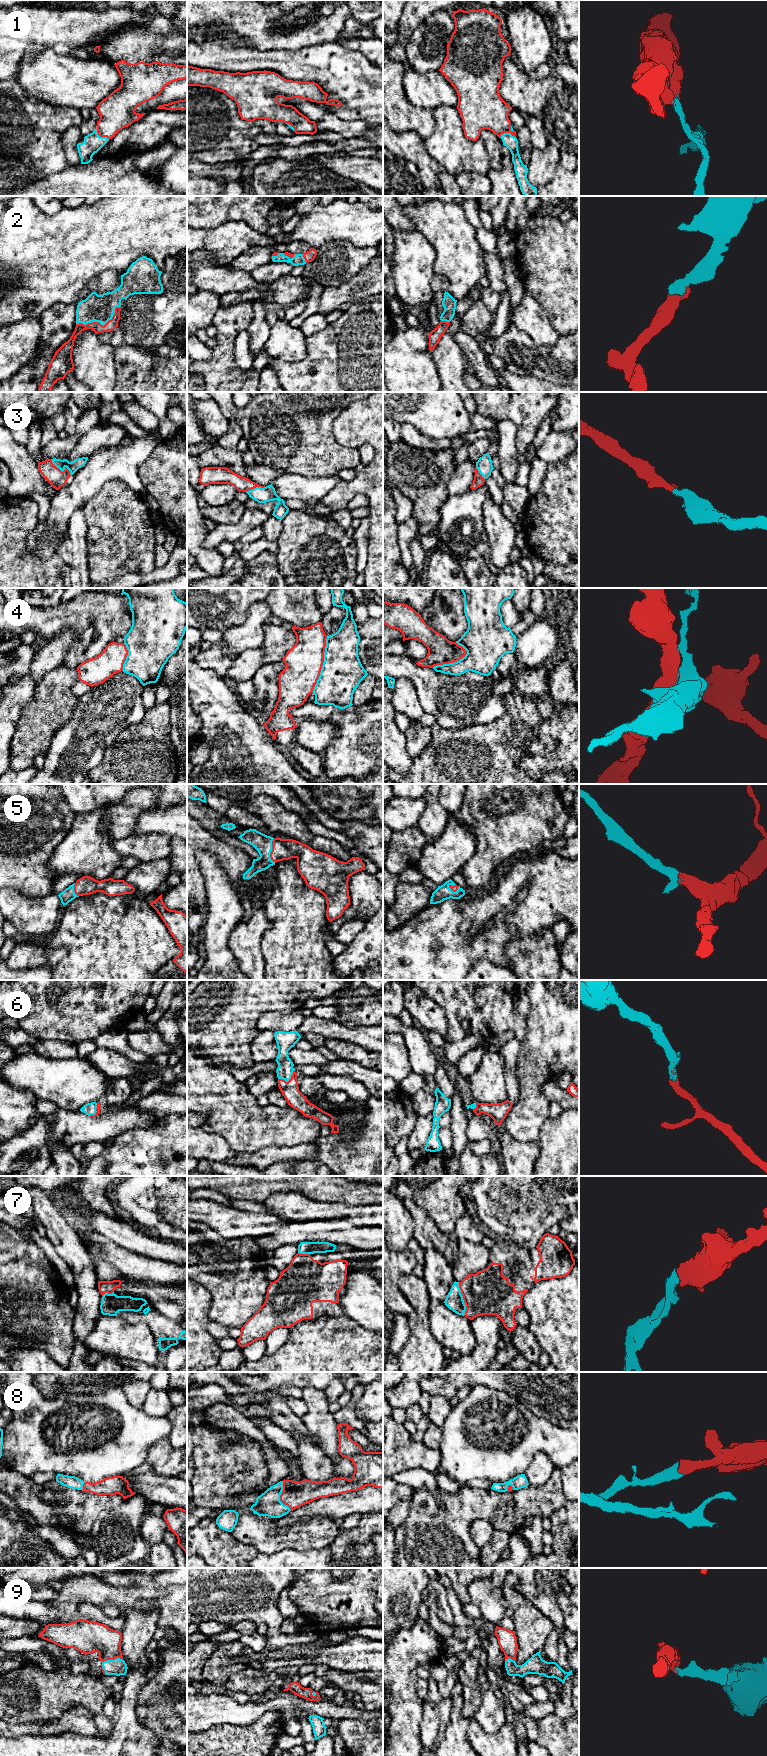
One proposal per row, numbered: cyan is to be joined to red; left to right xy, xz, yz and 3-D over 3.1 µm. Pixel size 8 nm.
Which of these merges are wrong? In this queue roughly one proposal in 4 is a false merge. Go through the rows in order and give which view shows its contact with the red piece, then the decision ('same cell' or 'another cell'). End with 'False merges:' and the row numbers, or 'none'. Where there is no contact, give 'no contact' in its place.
1: yz | same cell
2: xy | same cell
3: xy | same cell
4: xz | another cell
5: xz | same cell
6: xz | same cell
7: yz | same cell
8: xz | same cell
9: xy | same cell
False merges: 4

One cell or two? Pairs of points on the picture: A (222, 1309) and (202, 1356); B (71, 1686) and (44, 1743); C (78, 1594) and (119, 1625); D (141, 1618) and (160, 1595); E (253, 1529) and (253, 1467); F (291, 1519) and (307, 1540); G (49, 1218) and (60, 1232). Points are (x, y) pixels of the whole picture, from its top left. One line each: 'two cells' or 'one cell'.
A: two cells
B: two cells
C: two cells
D: two cells
E: one cell
F: two cells
G: one cell

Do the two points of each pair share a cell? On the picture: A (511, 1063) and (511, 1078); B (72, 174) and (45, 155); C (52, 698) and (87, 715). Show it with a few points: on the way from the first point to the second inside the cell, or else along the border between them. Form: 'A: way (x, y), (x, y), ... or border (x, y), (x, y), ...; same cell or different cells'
A: way (511, 1067), (511, 1074); same cell
B: border (68, 165), (59, 171), (43, 177); different cells
C: border (79, 697), (71, 717), (60, 727); different cells

